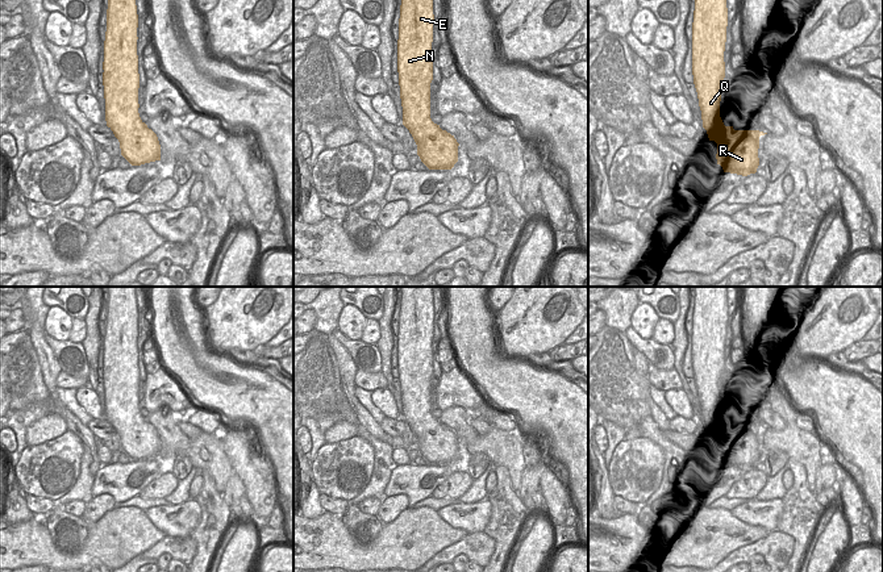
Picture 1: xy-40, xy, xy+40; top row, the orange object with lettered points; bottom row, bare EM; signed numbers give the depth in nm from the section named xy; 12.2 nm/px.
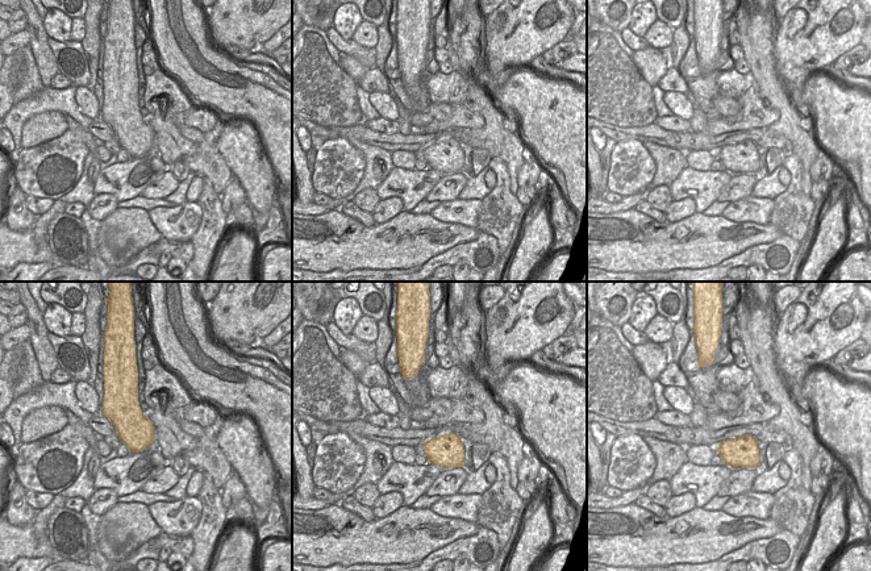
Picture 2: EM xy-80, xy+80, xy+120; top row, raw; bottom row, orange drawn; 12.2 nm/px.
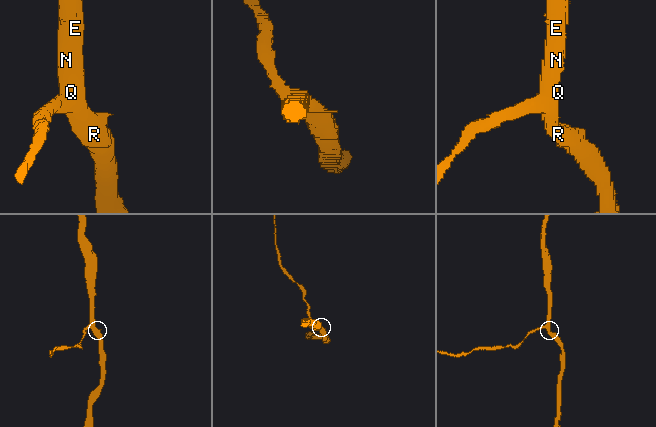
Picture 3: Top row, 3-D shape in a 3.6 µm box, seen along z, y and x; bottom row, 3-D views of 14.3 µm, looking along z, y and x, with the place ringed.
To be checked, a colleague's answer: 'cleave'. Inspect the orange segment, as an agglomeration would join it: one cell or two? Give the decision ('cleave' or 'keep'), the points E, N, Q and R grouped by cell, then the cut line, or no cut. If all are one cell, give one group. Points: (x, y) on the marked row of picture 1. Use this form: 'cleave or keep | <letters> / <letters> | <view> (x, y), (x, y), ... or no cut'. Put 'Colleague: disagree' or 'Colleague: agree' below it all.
keep | E N Q R | no cut
Colleague: disagree

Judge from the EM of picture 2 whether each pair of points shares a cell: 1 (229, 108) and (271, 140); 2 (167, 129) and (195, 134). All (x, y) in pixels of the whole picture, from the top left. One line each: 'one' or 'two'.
1: one
2: two

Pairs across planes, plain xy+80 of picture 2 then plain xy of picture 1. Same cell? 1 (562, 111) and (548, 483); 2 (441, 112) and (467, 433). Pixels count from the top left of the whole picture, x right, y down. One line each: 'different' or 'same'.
1: different
2: same

